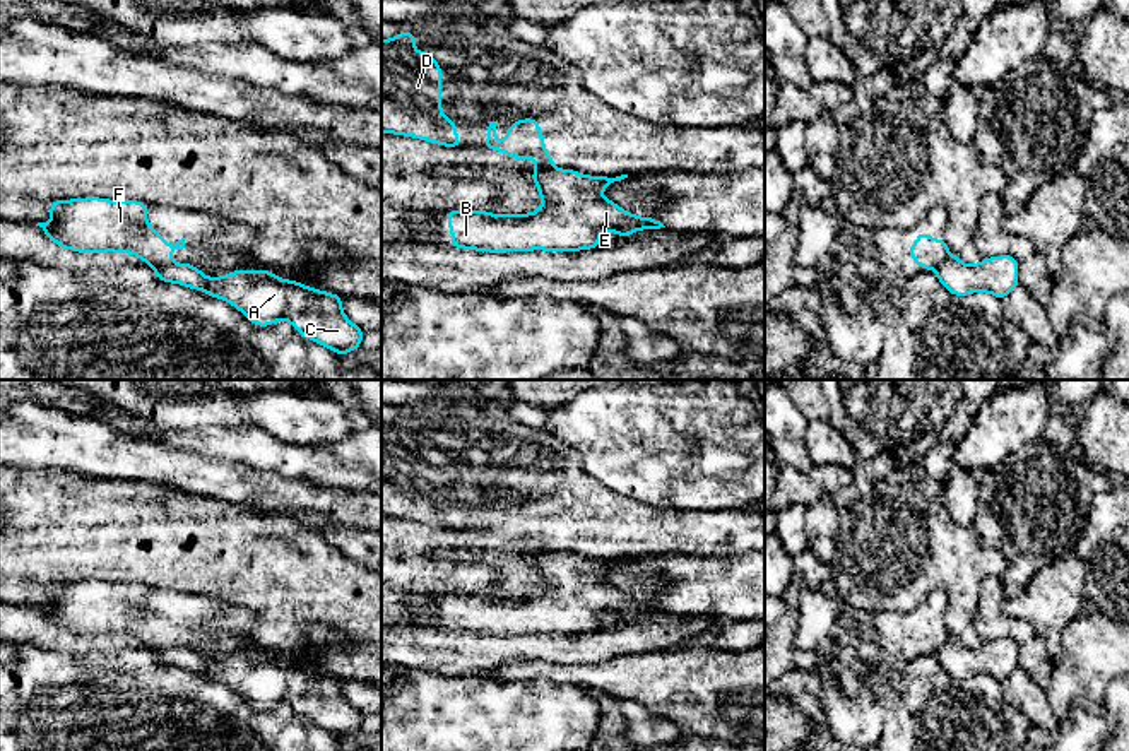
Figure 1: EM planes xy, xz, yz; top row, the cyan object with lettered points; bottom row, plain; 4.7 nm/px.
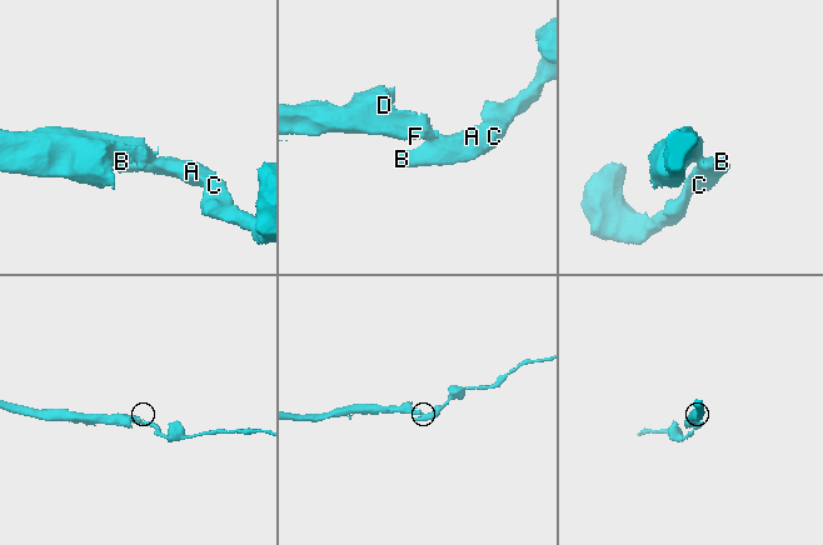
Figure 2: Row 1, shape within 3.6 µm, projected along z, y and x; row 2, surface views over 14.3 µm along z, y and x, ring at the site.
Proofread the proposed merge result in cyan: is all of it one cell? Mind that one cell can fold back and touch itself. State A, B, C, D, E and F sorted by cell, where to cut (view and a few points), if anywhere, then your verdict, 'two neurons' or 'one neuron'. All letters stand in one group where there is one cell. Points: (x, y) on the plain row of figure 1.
groups A B C E / D F; cut xz (553, 549), (534, 556); two neurons

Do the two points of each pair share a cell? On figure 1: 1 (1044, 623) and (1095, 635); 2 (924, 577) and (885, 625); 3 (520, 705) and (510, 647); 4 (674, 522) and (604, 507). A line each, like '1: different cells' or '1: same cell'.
1: different cells
2: different cells
3: different cells
4: same cell

